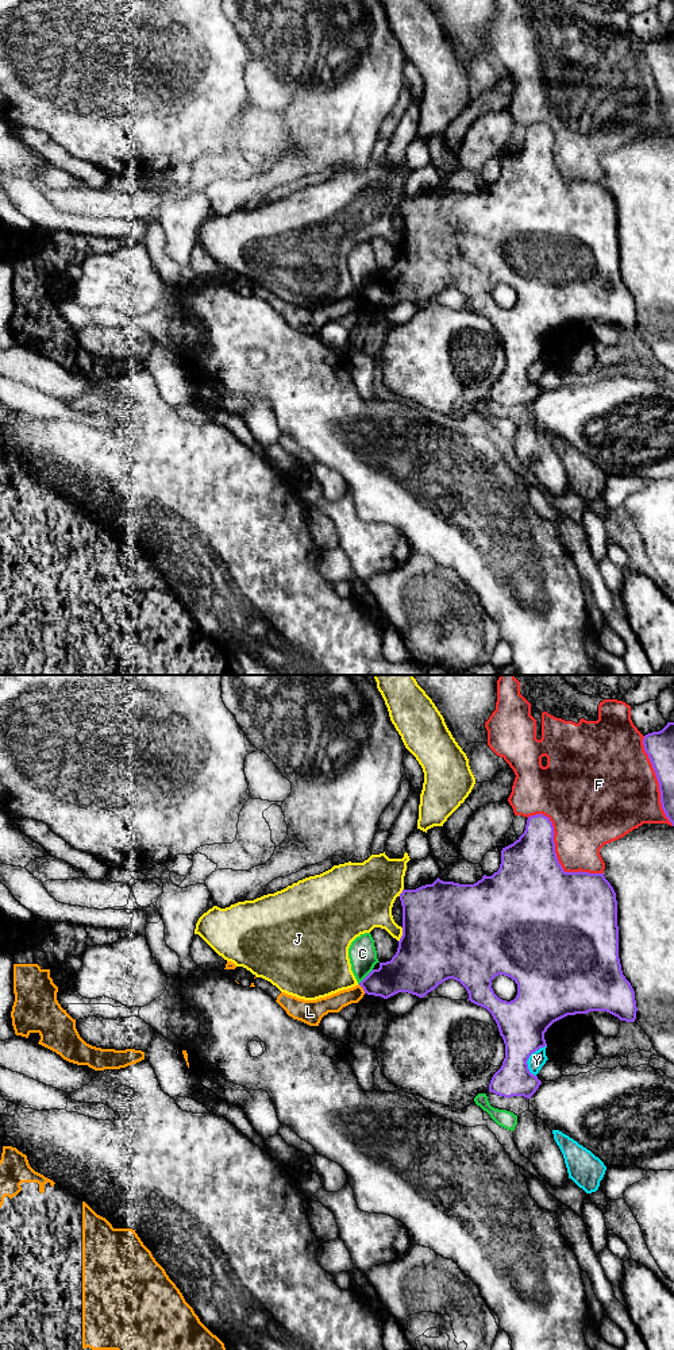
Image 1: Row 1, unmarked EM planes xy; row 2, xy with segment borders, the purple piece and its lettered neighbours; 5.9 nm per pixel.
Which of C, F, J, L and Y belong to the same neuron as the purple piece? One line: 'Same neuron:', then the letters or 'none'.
Same neuron: none

